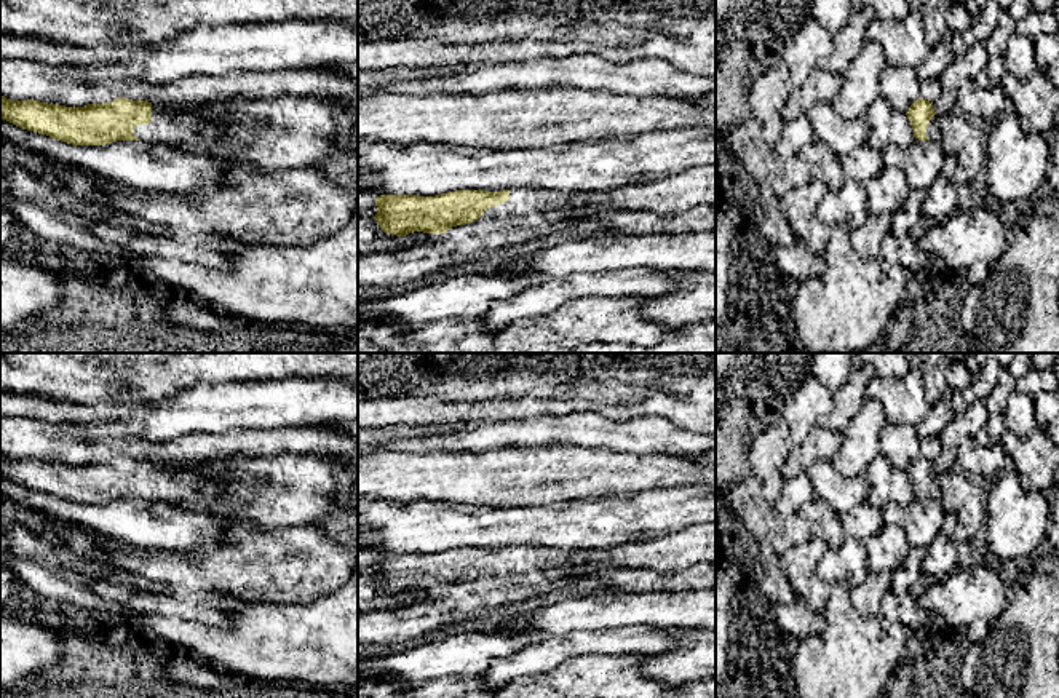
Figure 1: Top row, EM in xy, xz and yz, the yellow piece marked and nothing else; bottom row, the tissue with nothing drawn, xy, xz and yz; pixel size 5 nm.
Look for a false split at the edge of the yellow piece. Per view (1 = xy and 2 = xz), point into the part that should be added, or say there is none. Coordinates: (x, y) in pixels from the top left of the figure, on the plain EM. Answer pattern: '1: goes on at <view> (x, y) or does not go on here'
1: goes on at xy (288, 489)
2: goes on at xz (531, 571)

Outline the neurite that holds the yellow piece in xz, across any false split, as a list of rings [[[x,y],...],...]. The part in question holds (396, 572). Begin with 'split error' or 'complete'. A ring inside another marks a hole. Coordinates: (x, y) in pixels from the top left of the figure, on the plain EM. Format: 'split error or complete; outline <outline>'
split error; outline [[[716,522],[692,524],[669,535],[647,541],[631,541],[613,548],[543,548],[521,546],[486,549],[457,548],[434,554],[380,553],[375,556],[374,577],[388,593],[406,594],[414,589],[434,591],[425,601],[399,609],[358,612],[358,644],[403,644],[430,631],[476,621],[482,615],[514,602],[580,585],[586,580],[580,570],[601,567],[653,570],[669,573],[696,564],[716,567]]]

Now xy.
split error; outline [[[0,452],[0,478],[22,487],[46,492],[72,503],[105,503],[117,498],[169,502],[185,508],[208,506],[212,513],[236,521],[249,521],[257,529],[311,525],[331,511],[340,510],[334,500],[339,473],[348,474],[348,492],[358,498],[358,465],[342,466],[331,455],[280,454],[275,457],[224,457],[193,463],[198,470],[209,463],[216,476],[206,478],[193,470],[182,470],[173,462],[117,455],[113,460],[65,465],[34,457],[11,458]]]

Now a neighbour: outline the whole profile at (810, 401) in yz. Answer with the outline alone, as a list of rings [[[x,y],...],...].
[[[808,375],[786,396],[779,420],[789,428],[789,442],[797,449],[819,420],[832,410],[832,391]]]

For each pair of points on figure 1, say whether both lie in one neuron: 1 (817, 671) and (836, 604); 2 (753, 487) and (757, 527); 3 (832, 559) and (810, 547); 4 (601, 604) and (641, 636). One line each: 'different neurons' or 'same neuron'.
1: same neuron
2: same neuron
3: different neurons
4: different neurons

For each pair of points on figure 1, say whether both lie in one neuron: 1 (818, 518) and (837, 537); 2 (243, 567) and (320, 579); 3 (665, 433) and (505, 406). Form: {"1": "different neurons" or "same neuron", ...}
{"1": "same neuron", "2": "same neuron", "3": "different neurons"}

